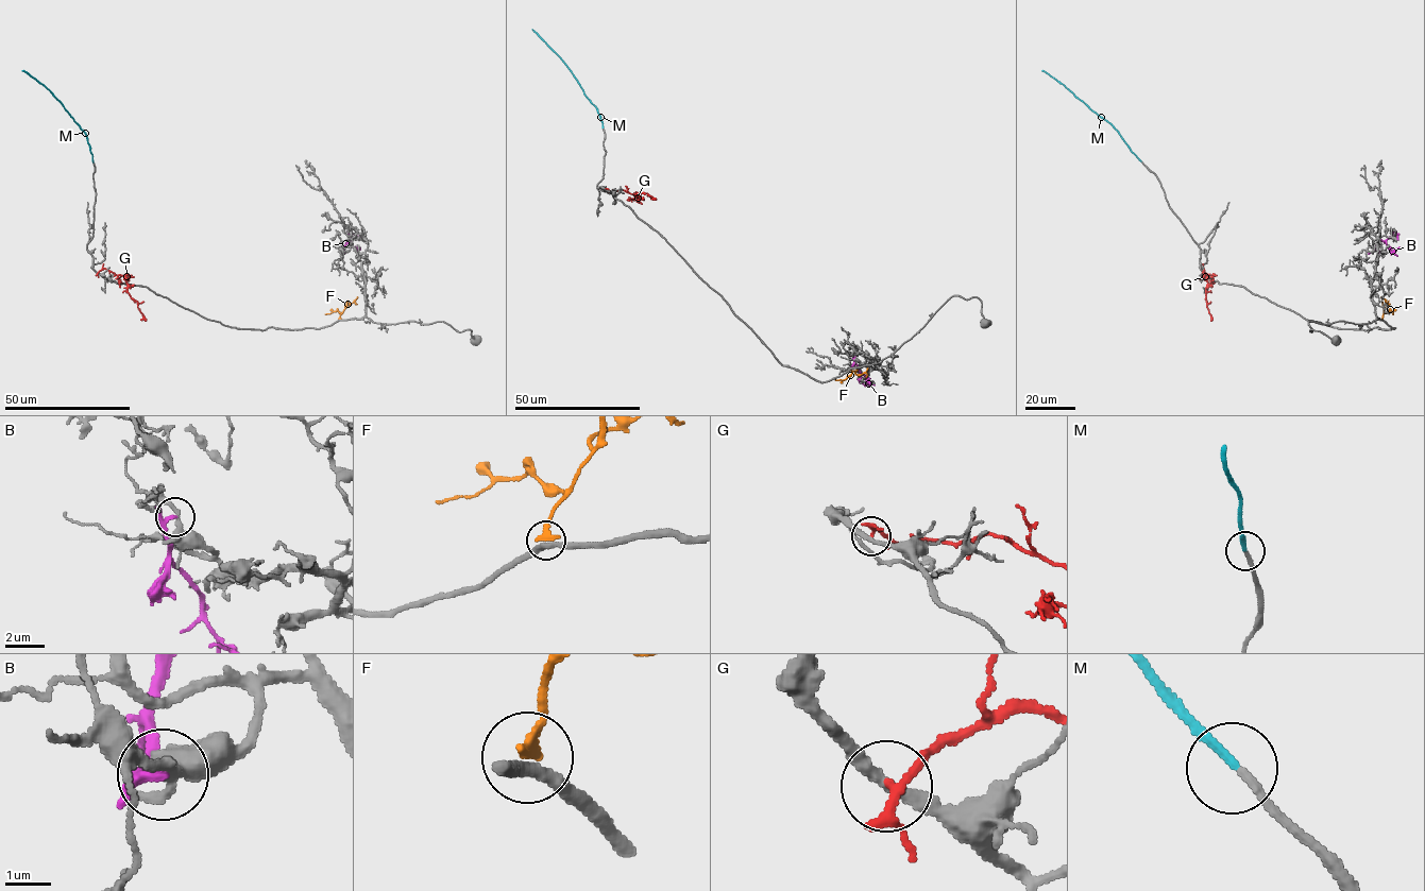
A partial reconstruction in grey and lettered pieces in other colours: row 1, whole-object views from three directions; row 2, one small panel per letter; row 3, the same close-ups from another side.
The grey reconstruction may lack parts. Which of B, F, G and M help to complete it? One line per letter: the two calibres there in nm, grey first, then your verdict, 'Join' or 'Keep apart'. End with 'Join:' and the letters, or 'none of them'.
B: Thickness 240 nm (grey) against 170 nm. Keep apart
F: Thickness 320 nm (grey) against 260 nm. Keep apart
G: Thickness 240 nm (grey) against 120 nm. Keep apart
M: Thickness 190 nm (grey) against 200 nm. Join
Join: M

